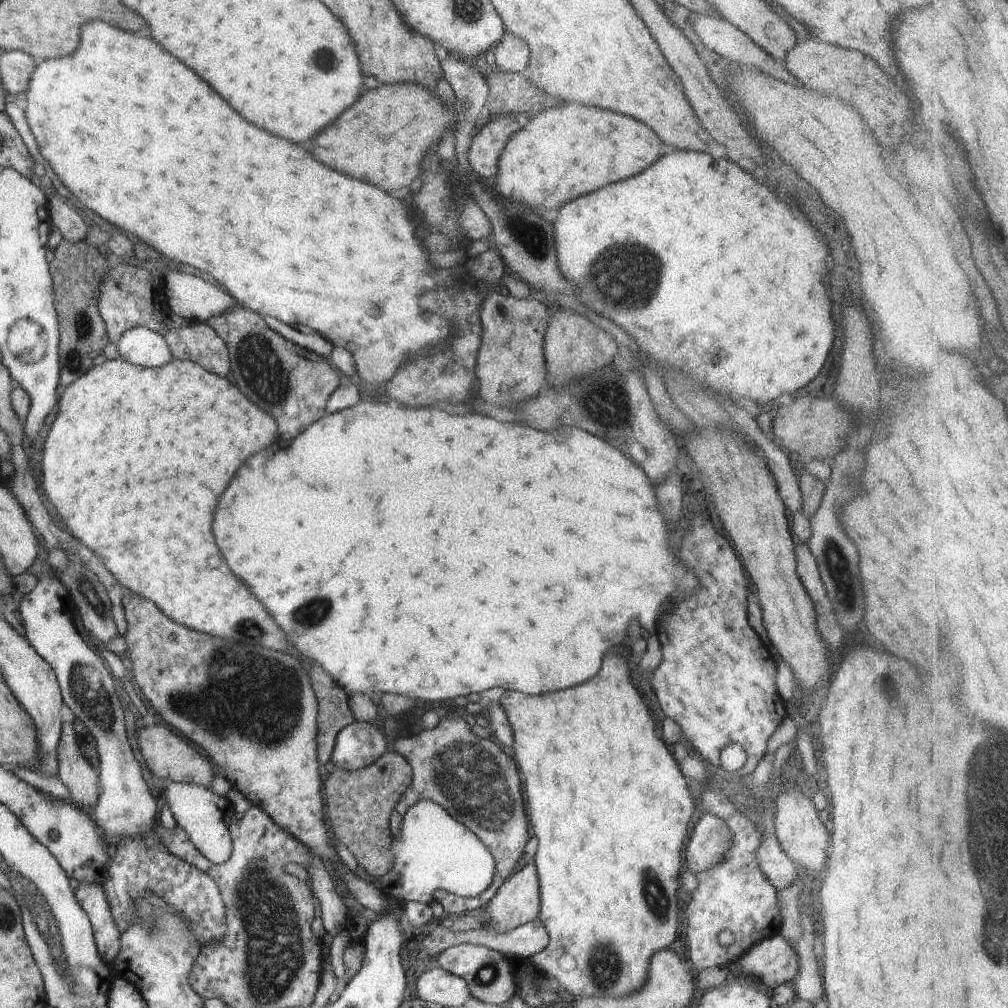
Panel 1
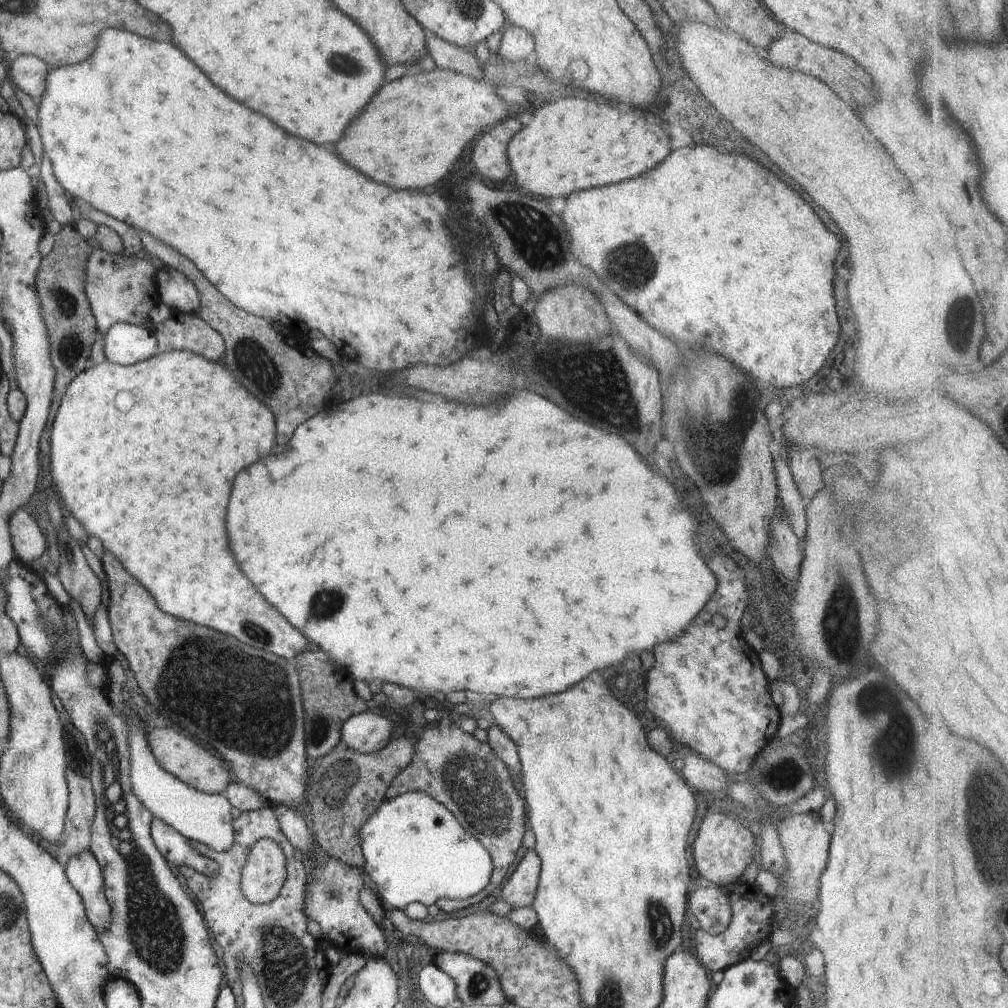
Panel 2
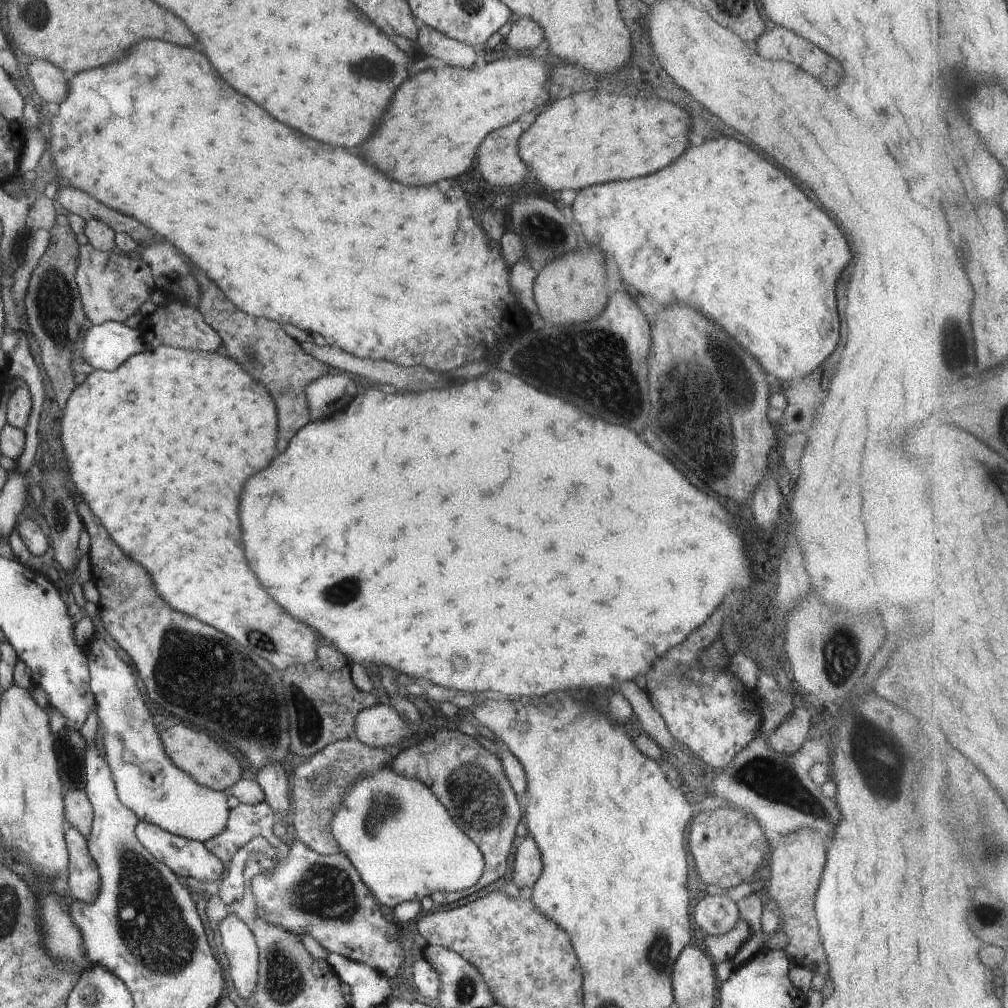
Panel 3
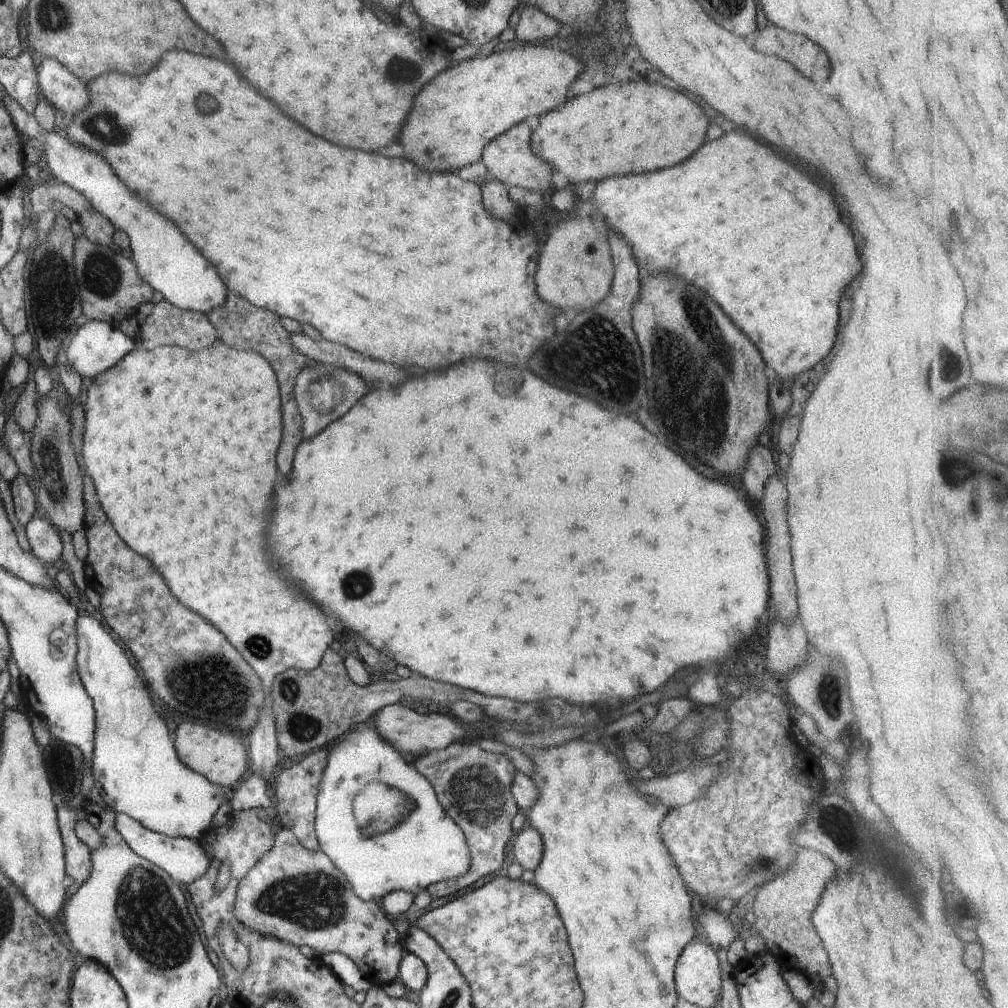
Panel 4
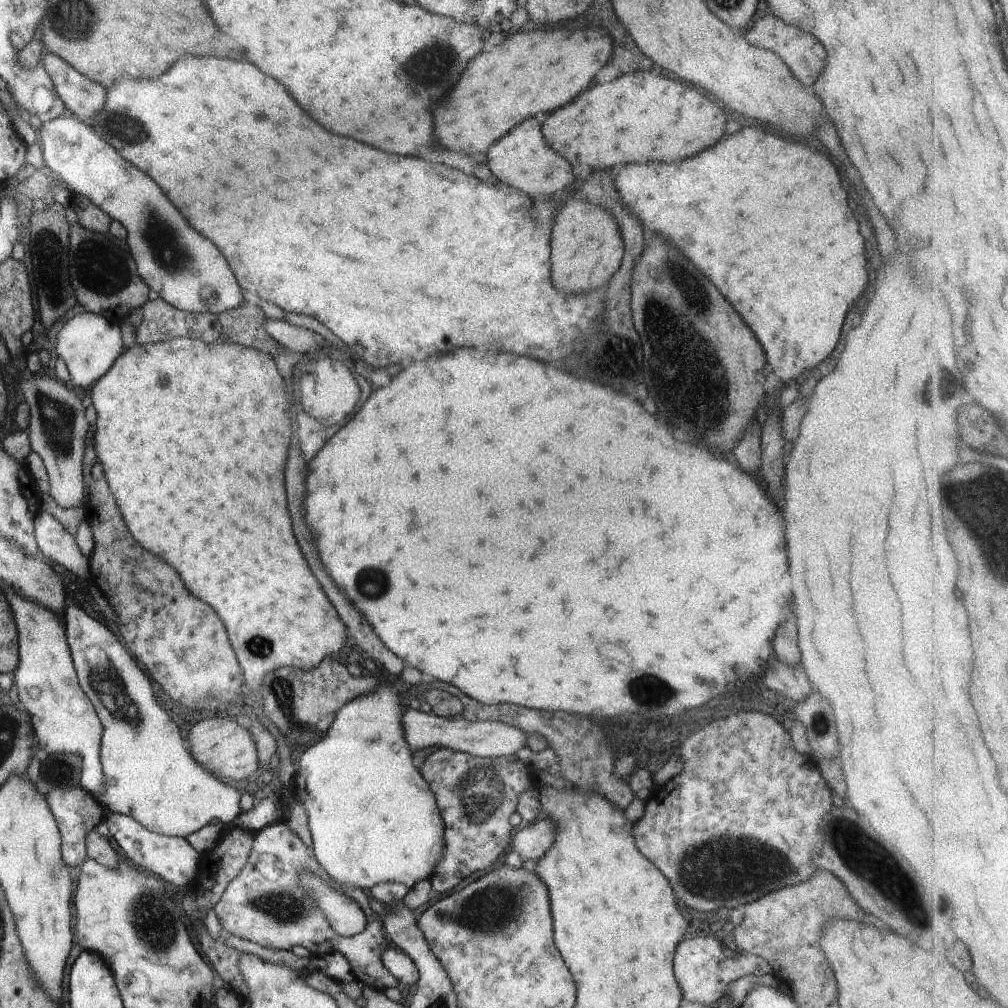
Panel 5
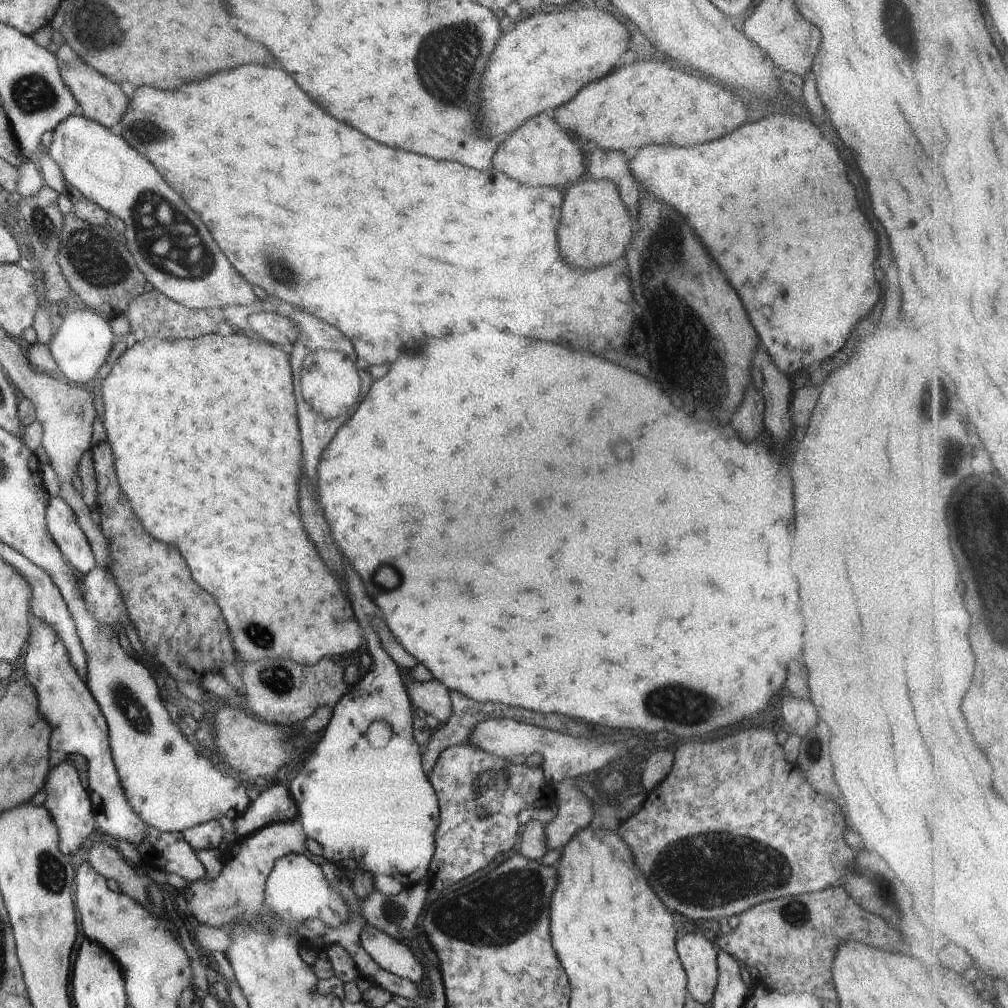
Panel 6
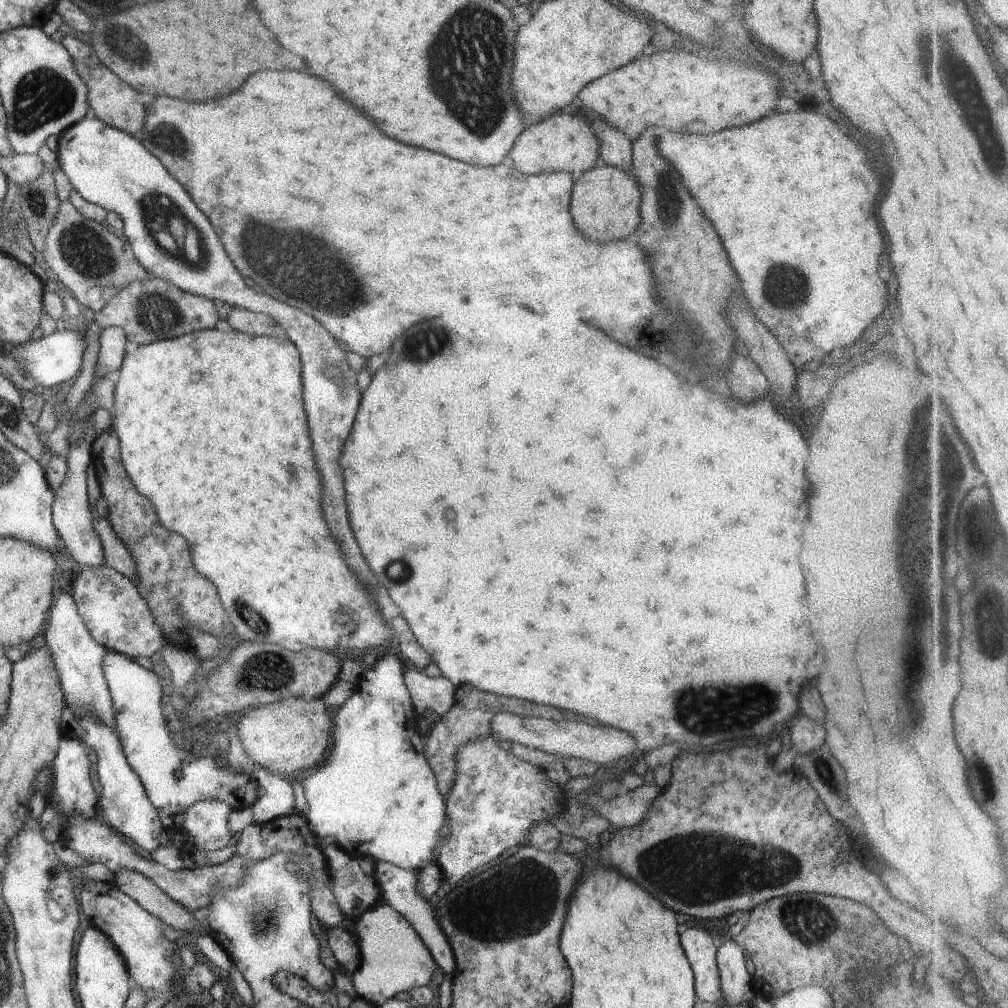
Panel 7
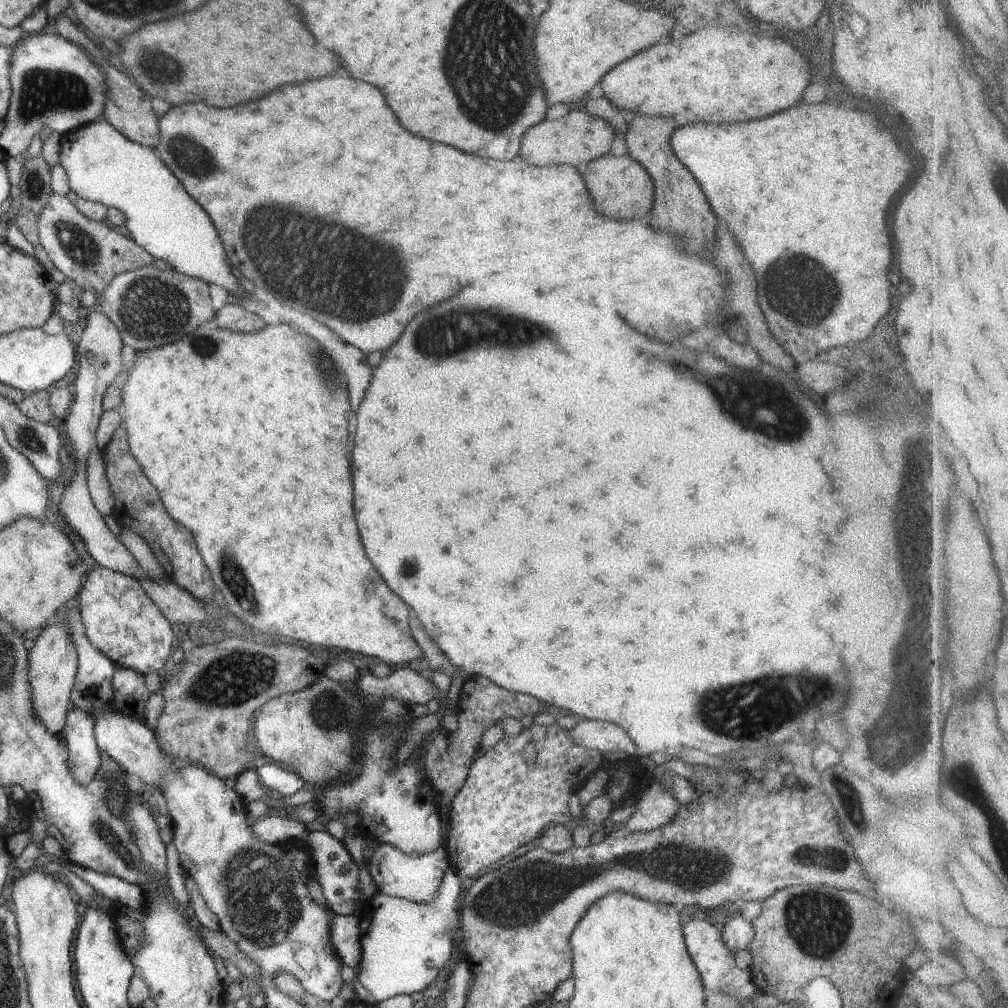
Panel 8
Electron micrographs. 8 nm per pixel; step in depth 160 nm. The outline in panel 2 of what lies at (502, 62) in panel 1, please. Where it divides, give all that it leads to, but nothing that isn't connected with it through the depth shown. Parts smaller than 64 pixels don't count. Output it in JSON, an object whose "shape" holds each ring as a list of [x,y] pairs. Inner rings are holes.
{"shape":[[[507,22],[498,52],[507,61],[522,63],[535,52],[534,37],[527,30]]]}

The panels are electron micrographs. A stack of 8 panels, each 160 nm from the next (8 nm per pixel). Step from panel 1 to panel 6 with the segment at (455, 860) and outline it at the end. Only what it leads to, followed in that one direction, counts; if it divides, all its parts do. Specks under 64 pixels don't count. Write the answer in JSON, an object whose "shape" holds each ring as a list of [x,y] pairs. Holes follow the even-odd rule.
{"shape":[[[346,566],[346,586],[354,602],[354,613],[364,629],[366,648],[373,659],[372,667],[365,670],[360,682],[350,688],[333,708],[332,718],[324,729],[324,736],[318,746],[310,752],[310,758],[301,766],[296,778],[290,783],[289,791],[295,800],[297,818],[307,838],[316,840],[322,846],[322,856],[338,868],[350,872],[372,872],[388,874],[404,884],[416,885],[428,878],[428,867],[434,856],[434,834],[441,821],[437,794],[430,784],[428,774],[421,763],[422,749],[412,733],[412,704],[402,683],[398,665],[381,645],[377,632],[369,623],[370,615],[377,615],[372,600],[364,594],[360,578]],[[372,722],[386,722],[392,736],[386,747],[377,749],[366,740],[366,730]]]}

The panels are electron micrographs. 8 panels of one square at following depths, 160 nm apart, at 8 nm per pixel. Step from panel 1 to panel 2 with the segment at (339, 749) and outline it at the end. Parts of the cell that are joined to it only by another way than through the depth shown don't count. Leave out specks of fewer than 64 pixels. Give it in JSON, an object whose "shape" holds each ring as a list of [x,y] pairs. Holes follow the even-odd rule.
{"shape":[[[370,711],[356,714],[344,722],[341,744],[360,754],[372,754],[388,745],[392,736],[392,722]]]}

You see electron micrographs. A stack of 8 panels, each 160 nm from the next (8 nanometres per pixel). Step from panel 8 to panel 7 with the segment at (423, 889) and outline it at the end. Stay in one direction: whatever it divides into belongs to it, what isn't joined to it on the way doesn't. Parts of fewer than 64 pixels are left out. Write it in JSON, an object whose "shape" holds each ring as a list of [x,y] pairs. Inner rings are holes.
{"shape":[[[380,862],[380,864],[376,864],[376,870],[373,870],[372,877],[379,887],[380,896],[383,901],[409,922],[409,925],[414,929],[427,952],[430,953],[435,966],[440,968],[445,976],[450,975],[454,972],[455,967],[453,952],[449,948],[443,930],[438,926],[438,921],[435,919],[435,914],[430,903],[424,898],[423,892],[419,890],[420,878],[418,878],[417,872],[400,870],[400,868],[392,866],[392,864]]]}

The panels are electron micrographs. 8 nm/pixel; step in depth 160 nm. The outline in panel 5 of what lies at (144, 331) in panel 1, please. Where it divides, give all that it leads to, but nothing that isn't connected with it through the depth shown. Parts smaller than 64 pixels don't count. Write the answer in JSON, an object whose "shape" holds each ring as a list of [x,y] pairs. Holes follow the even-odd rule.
{"shape":[[[81,309],[67,317],[64,327],[58,334],[57,342],[51,347],[54,349],[50,348],[50,351],[60,356],[66,363],[72,383],[88,390],[110,370],[112,363],[124,351],[124,343],[122,343],[118,326],[108,322],[102,315]]]}

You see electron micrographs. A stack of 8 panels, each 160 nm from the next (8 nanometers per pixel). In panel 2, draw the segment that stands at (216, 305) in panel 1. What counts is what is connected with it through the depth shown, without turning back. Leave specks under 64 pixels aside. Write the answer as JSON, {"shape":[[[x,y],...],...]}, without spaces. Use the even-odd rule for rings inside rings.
{"shape":[[[158,264],[157,287],[160,302],[180,312],[196,314],[201,300],[194,281],[187,279],[179,270]]]}

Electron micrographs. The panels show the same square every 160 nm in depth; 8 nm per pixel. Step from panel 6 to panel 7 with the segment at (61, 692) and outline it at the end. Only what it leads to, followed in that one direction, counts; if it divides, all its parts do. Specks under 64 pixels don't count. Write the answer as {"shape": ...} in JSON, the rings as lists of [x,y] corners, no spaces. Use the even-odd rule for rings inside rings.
{"shape":[[[80,713],[77,717],[82,724],[80,741],[86,746],[89,752],[96,754],[98,782],[102,785],[100,795],[97,797],[98,815],[104,823],[120,833],[125,840],[136,842],[142,848],[150,852],[157,849],[160,844],[160,836],[165,829],[164,822],[152,806],[146,796],[141,780],[132,772],[128,761],[122,754],[121,744],[113,730],[97,721],[94,713]]]}

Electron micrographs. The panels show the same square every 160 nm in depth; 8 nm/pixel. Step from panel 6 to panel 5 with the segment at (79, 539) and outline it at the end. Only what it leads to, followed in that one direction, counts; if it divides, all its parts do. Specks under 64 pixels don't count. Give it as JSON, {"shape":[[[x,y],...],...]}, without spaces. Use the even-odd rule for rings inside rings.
{"shape":[[[38,510],[34,519],[34,532],[38,548],[48,561],[53,565],[64,566],[80,578],[91,578],[89,559],[78,548],[75,536],[56,518]]]}

